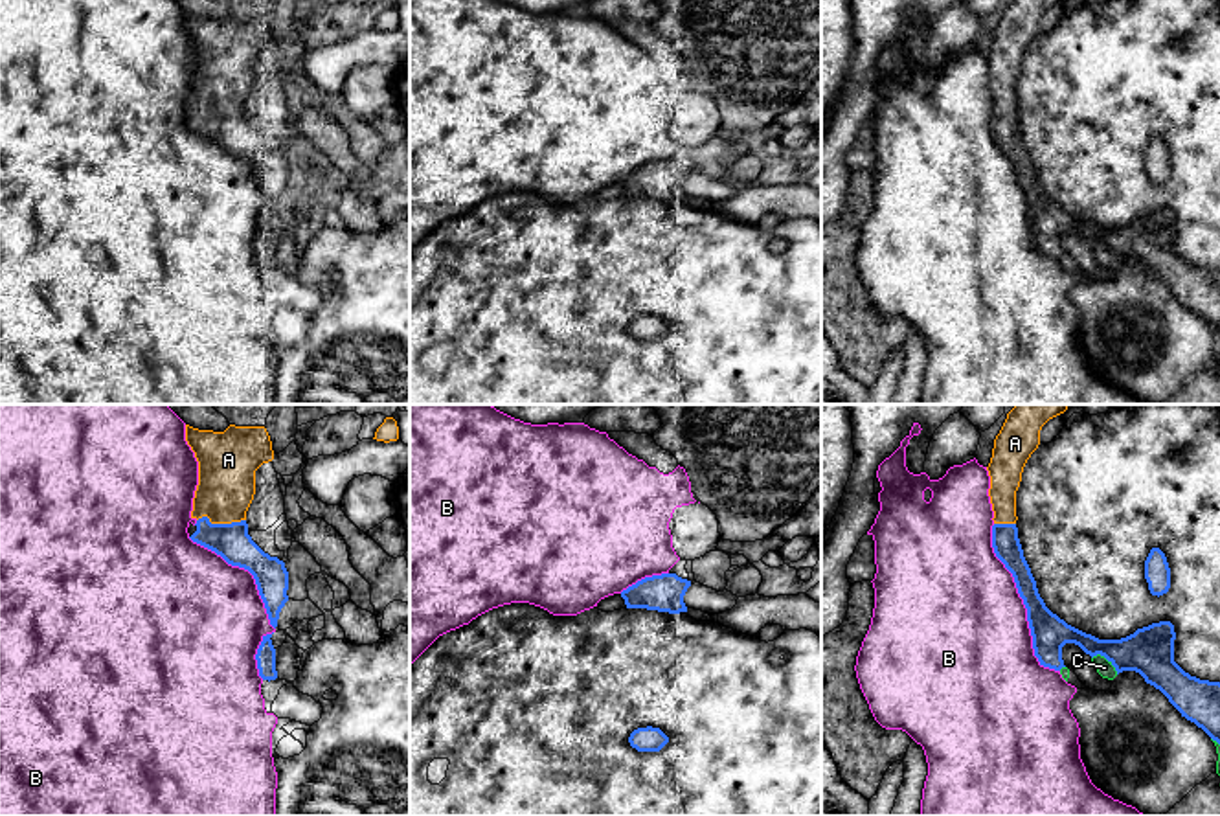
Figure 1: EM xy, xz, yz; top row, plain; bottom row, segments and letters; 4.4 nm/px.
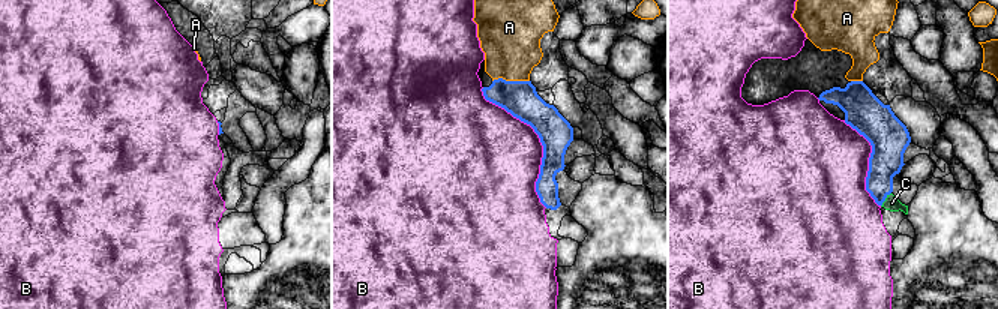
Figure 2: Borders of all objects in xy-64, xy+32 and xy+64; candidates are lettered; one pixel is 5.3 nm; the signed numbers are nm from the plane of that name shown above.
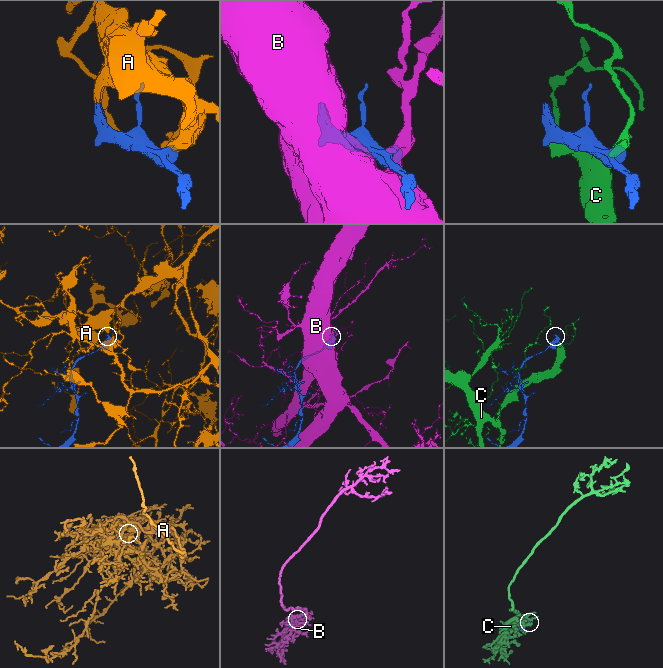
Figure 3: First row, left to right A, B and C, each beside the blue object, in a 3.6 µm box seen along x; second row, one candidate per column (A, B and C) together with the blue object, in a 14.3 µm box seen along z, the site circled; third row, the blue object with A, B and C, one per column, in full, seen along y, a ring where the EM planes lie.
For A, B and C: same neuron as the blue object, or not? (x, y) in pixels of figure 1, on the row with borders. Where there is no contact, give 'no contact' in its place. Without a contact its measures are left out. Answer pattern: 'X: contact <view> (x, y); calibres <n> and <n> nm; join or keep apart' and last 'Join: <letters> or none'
A: contact xy (221, 524); calibres 160 and 260 nm; join
B: contact xy (259, 594); calibres 160 and 500 nm; keep apart
C: contact yz (1107, 658); calibres 220 and 70 nm; keep apart
Join: A

